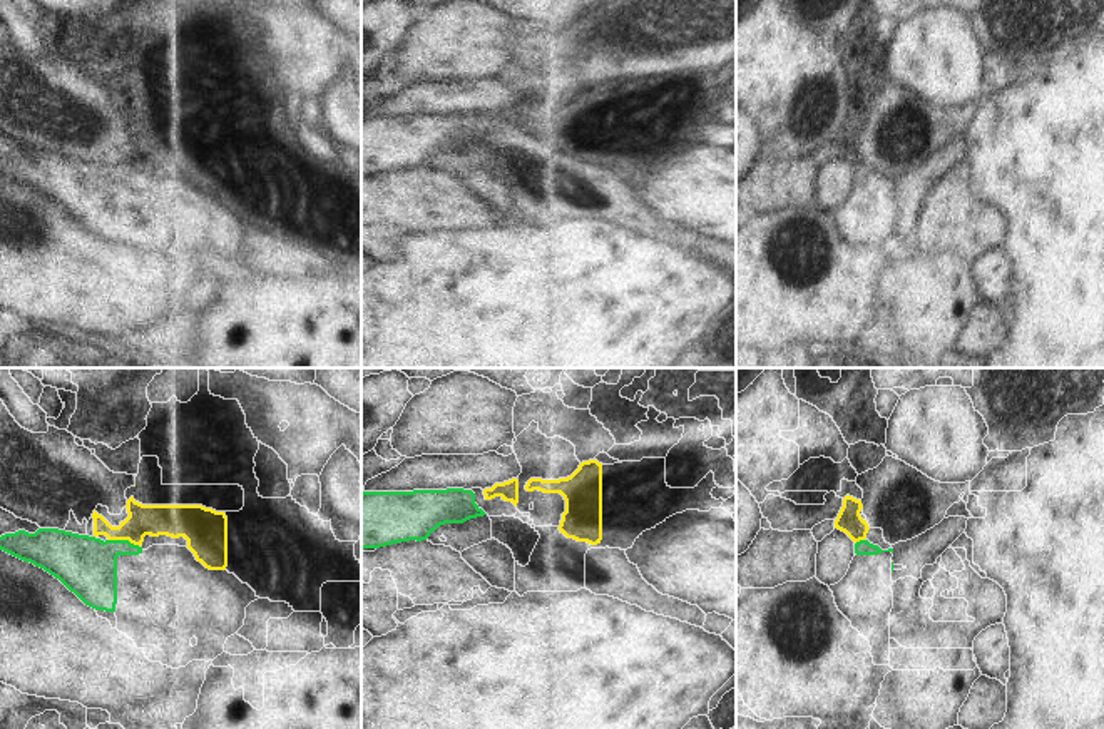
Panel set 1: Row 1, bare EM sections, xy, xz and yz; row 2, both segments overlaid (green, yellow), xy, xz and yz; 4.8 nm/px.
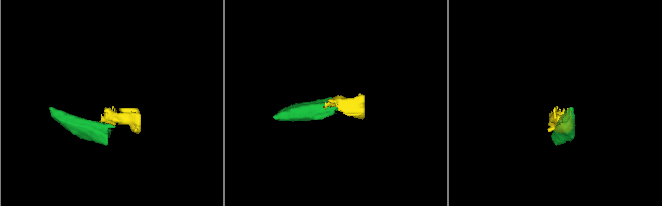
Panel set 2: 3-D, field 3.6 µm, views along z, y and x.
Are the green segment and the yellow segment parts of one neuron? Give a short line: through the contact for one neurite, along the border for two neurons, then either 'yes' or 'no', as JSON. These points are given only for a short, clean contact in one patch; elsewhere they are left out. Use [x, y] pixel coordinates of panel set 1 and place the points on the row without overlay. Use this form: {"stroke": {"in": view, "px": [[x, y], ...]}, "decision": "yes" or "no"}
{"stroke": {"in": "xy", "px": [[109, 164], [127, 164], [139, 173]]}, "decision": "no"}

